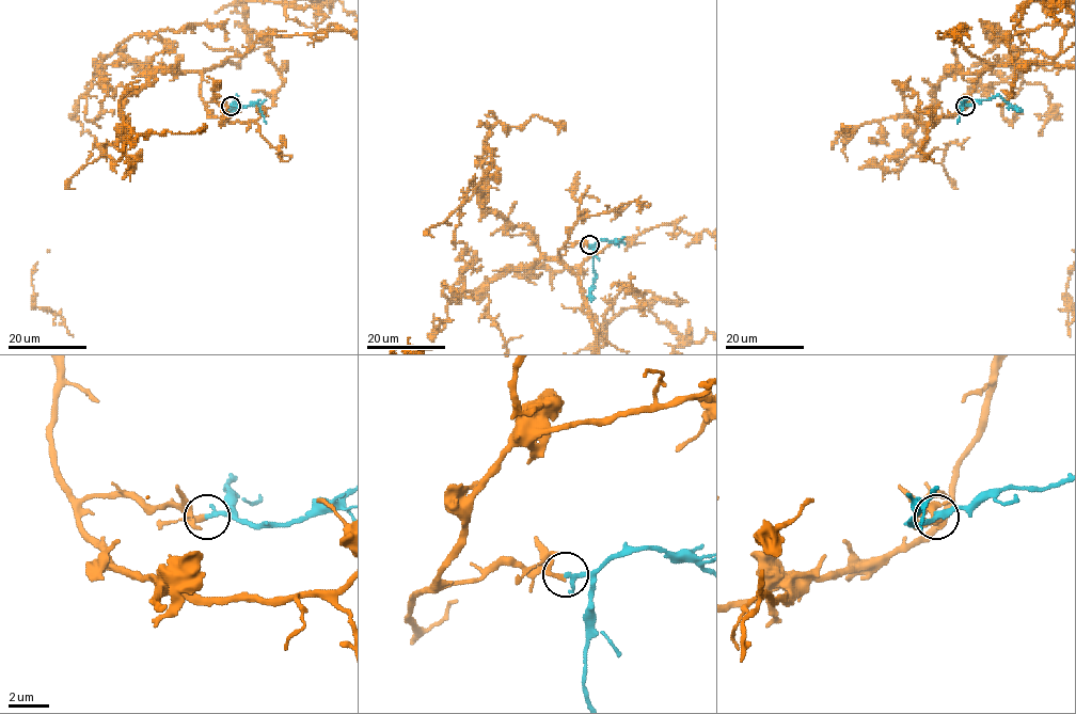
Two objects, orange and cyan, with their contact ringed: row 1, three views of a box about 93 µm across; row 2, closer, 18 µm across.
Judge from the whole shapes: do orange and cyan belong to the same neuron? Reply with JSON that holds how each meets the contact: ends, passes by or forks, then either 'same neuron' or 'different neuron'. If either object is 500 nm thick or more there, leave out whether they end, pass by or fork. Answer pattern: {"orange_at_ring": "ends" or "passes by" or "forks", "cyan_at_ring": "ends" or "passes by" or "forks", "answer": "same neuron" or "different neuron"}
{"orange_at_ring": "passes by", "cyan_at_ring": "passes by", "answer": "same neuron"}

